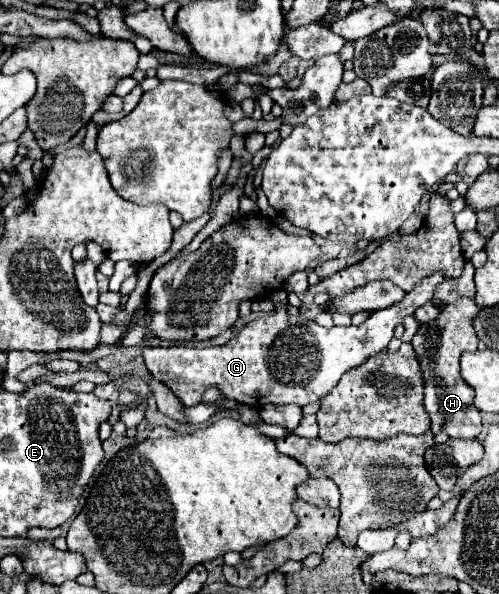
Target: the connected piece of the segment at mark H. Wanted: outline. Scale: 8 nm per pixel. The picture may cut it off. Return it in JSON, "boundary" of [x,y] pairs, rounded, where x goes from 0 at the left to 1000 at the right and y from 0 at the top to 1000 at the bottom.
{"boundary":[[[924,502],[908,512],[896,512],[884,529],[860,542],[844,545],[836,562],[828,566],[828,586],[836,593],[844,626],[852,636],[852,687],[864,700],[864,727],[892,727],[900,737],[952,741],[964,731],[964,694],[948,684],[952,660],[920,630],[920,603],[928,593],[956,589],[956,562],[948,556],[944,539],[964,519],[948,508],[948,502]]]}

